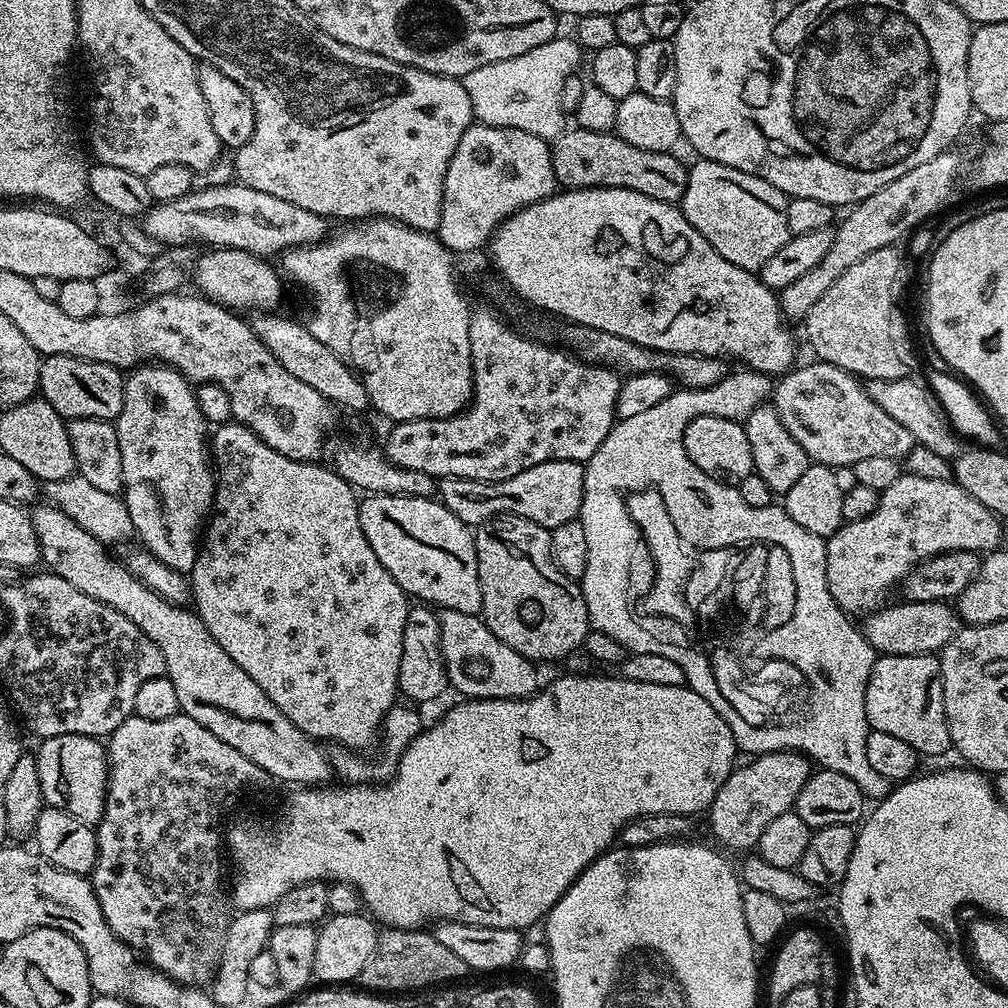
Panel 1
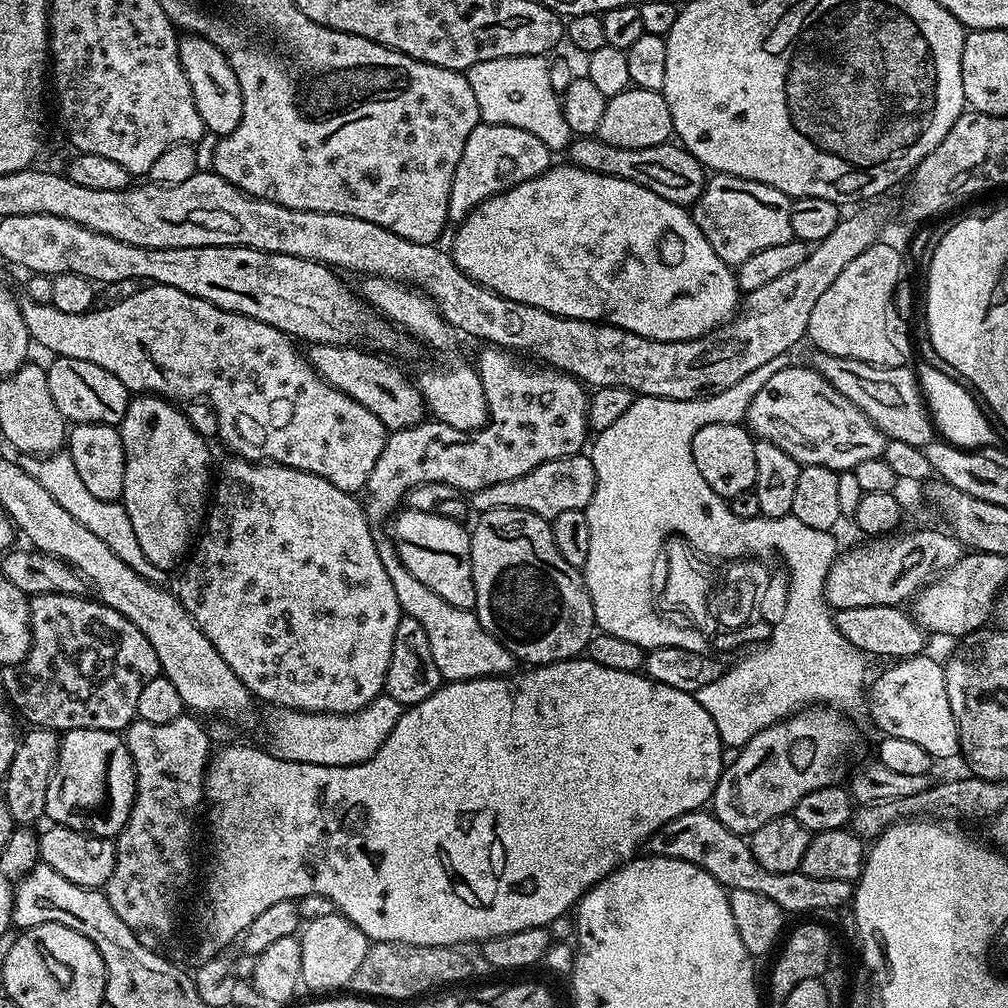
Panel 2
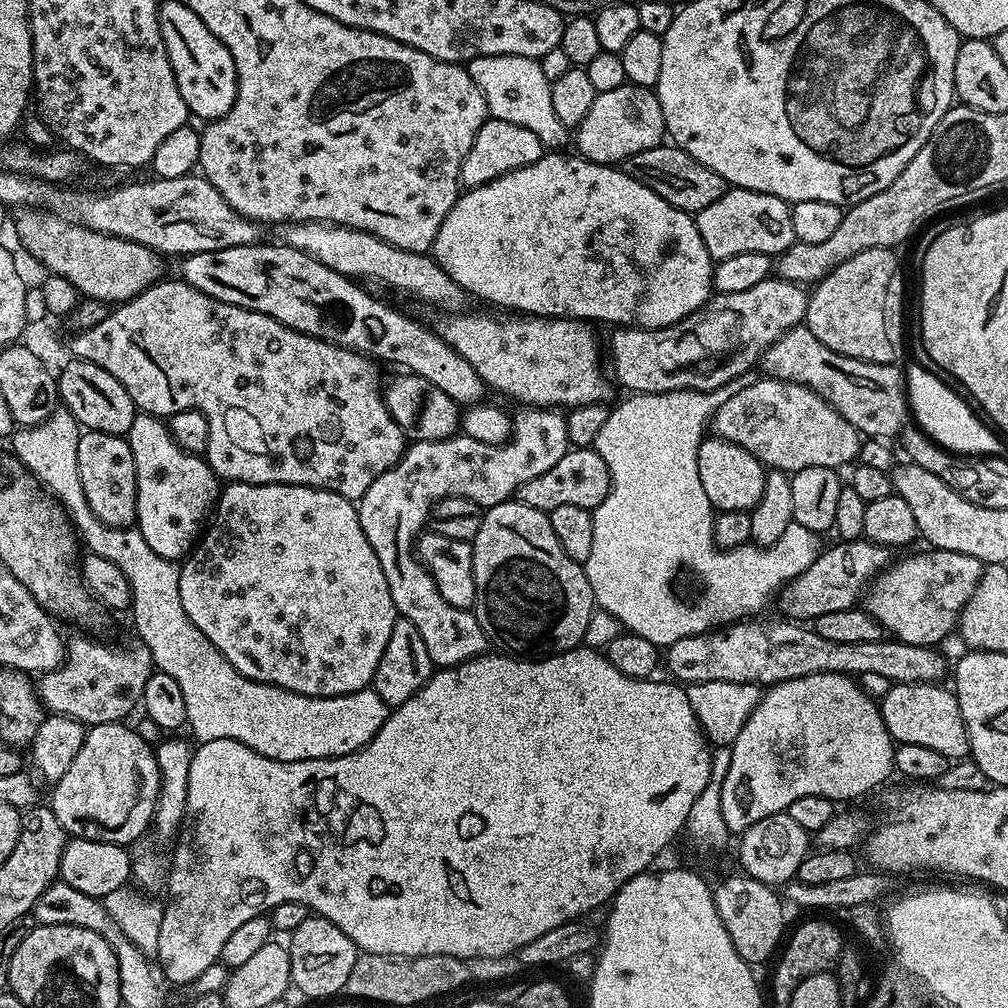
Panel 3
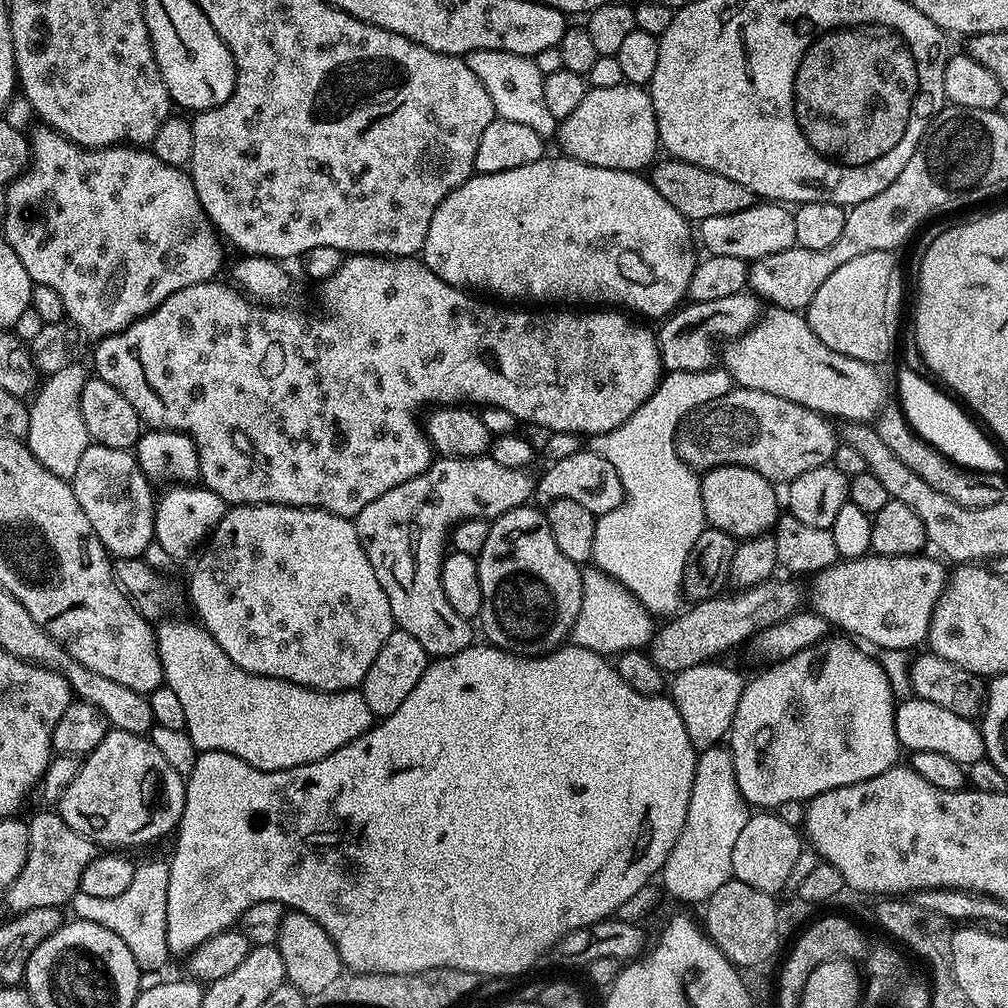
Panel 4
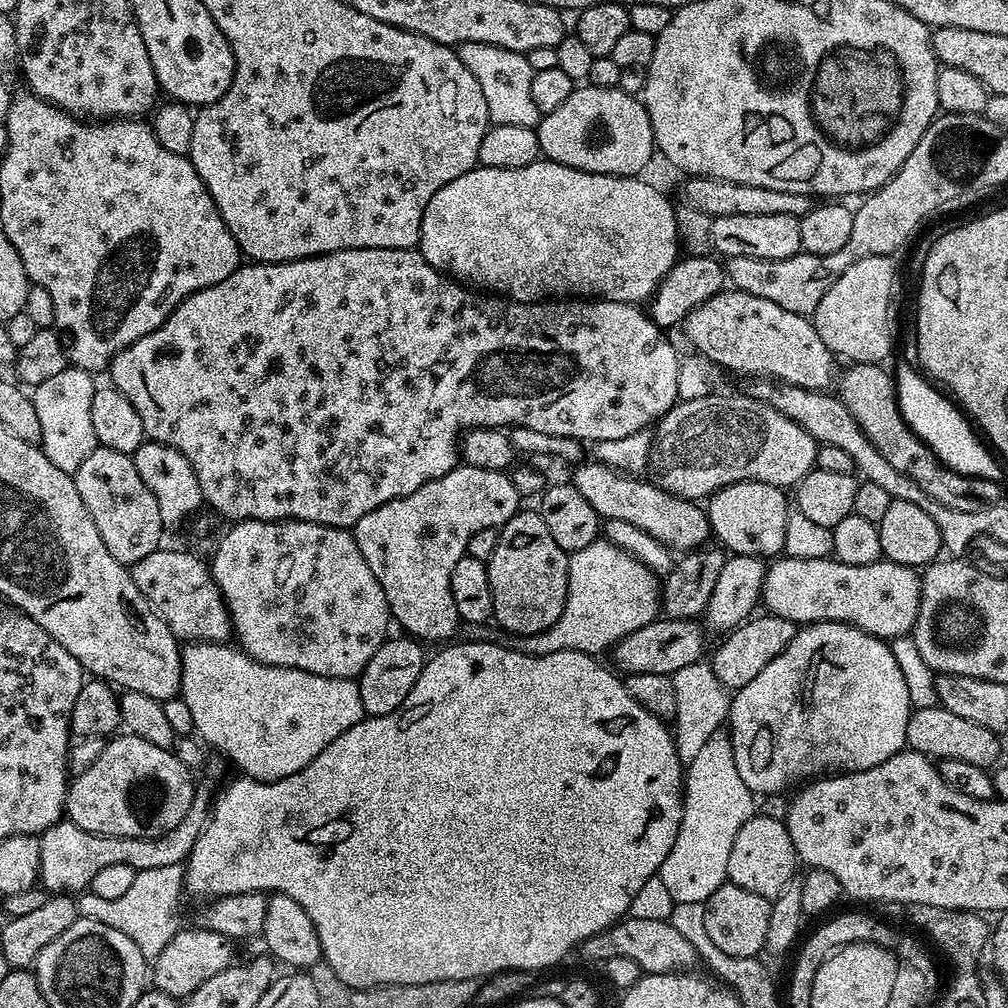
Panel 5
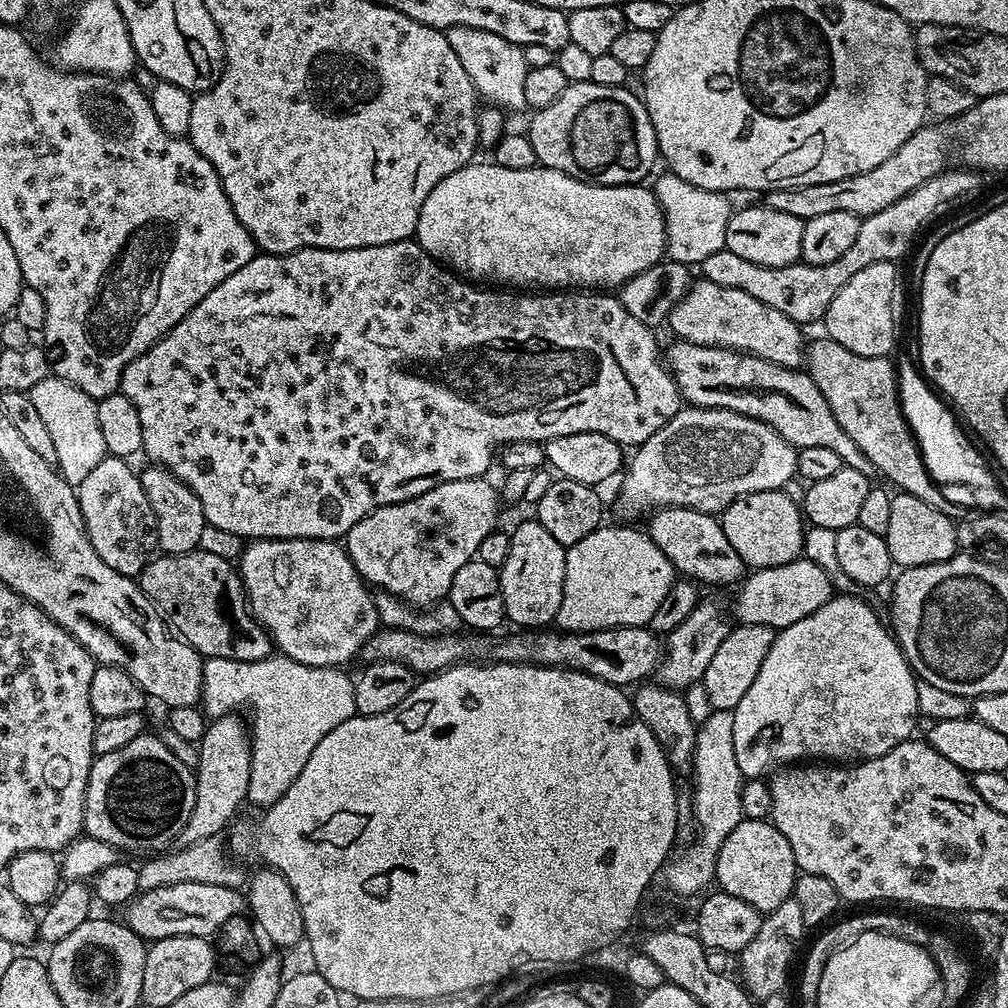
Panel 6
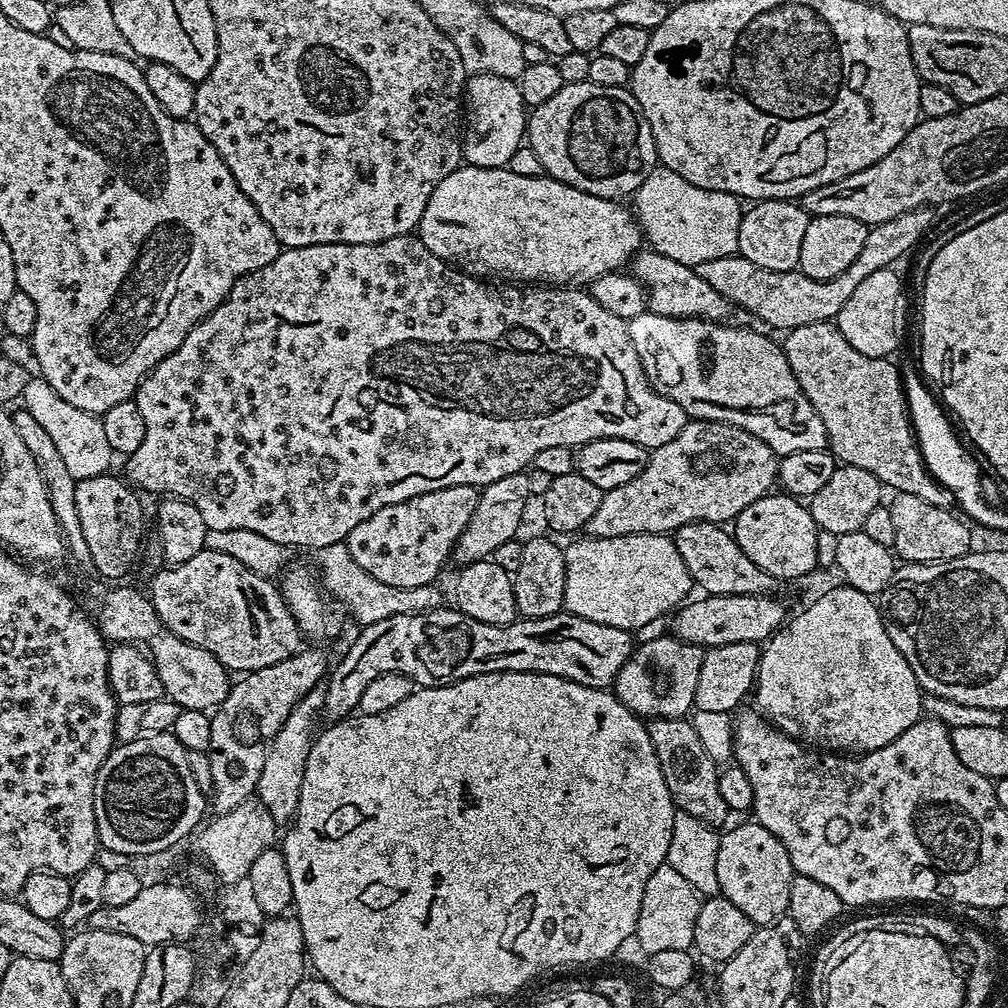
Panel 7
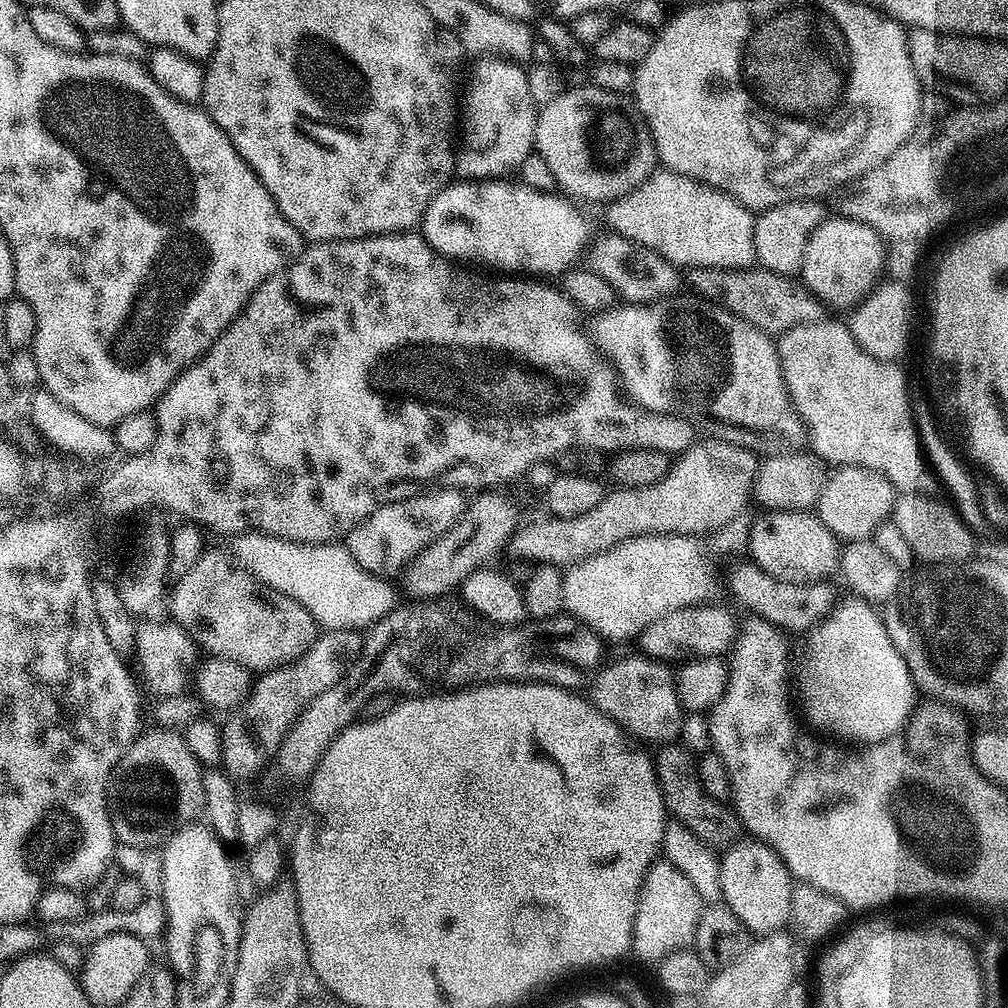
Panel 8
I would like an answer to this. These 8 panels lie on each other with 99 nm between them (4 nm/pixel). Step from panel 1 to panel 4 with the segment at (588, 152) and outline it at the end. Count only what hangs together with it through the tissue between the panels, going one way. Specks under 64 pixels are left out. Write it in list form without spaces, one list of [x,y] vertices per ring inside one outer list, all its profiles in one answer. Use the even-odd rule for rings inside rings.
[[[657,159],[651,165],[650,179],[654,190],[658,190],[658,194],[662,194],[662,198],[666,198],[666,202],[689,222],[718,218],[718,214],[738,214],[738,210],[746,210],[758,200],[749,188],[742,186],[742,182],[722,178],[722,174],[714,174],[714,170],[694,166],[685,160]]]

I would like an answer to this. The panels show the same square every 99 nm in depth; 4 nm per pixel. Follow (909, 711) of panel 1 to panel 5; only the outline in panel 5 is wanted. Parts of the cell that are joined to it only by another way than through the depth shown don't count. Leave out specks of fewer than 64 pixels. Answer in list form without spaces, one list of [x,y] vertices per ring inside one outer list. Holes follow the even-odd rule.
[[[939,706],[917,707],[913,711],[912,717],[905,723],[904,738],[911,751],[920,752],[923,756],[936,762],[957,760],[991,769],[997,763],[995,760],[1000,756],[1001,737],[997,733],[986,730],[986,726],[978,726],[978,722],[958,718],[958,714],[950,714],[950,710]]]

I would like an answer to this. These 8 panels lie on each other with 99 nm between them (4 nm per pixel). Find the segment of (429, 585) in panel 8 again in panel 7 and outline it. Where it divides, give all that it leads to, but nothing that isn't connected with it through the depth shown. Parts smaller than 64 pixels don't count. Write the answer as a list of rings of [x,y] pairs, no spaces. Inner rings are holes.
[[[528,472],[506,474],[506,478],[498,478],[498,482],[490,482],[479,489],[478,506],[474,506],[474,514],[462,530],[458,542],[452,548],[451,559],[457,560],[457,565],[473,564],[479,560],[495,557],[496,551],[503,544],[508,544],[516,536],[520,523],[524,520],[524,507],[532,496]]]

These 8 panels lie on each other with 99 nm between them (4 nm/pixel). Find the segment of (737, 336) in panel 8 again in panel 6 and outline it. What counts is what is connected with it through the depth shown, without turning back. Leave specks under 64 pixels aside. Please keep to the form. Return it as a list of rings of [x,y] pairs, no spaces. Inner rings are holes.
[[[676,340],[666,348],[666,363],[676,379],[681,397],[691,407],[729,408],[738,414],[746,414],[766,422],[797,450],[826,446],[842,458],[845,468],[859,470],[869,478],[877,475],[870,458],[866,458],[866,454],[862,454],[862,450],[858,450],[851,440],[850,434],[838,426],[838,418],[834,418],[826,398],[822,398],[822,390],[814,386],[814,378],[810,378],[807,371],[778,366],[748,352],[698,346],[685,340]]]

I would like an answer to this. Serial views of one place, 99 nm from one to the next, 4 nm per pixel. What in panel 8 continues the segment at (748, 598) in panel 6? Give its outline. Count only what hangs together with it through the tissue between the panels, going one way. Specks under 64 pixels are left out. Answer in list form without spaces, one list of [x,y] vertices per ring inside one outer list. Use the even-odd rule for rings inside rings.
[[[716,602],[695,604],[682,610],[674,610],[646,626],[640,632],[639,651],[652,660],[665,662],[687,662],[701,660],[707,656],[723,657],[736,640],[738,620],[735,620],[724,608],[719,608]]]

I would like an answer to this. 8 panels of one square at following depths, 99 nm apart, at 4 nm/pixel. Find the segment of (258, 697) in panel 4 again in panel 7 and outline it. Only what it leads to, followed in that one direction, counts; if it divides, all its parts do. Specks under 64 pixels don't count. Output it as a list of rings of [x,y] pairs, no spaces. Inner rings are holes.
[[[313,690],[309,692],[308,695],[296,705],[294,711],[288,715],[286,722],[282,726],[282,730],[278,730],[274,742],[268,748],[266,766],[262,766],[262,778],[258,778],[258,786],[256,787],[255,795],[260,798],[262,804],[266,806],[266,809],[273,815],[277,825],[287,825],[289,821],[295,817],[298,806],[300,805],[302,778],[306,774],[306,758],[308,757],[308,749],[311,748],[314,739],[314,731],[312,732],[312,727],[316,724],[316,715],[318,717],[321,715],[323,706],[323,691]]]

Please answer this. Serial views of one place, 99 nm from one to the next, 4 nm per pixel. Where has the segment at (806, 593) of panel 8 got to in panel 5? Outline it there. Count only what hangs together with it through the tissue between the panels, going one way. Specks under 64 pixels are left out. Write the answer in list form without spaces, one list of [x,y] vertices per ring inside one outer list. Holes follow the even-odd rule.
[[[580,462],[570,476],[570,483],[594,506],[601,521],[617,520],[626,522],[650,534],[661,544],[677,553],[683,554],[699,548],[709,539],[710,529],[708,526],[707,511],[699,503],[684,500],[675,496],[673,492],[666,492],[655,483],[647,484],[632,474],[625,474],[617,469],[610,468],[599,462]]]

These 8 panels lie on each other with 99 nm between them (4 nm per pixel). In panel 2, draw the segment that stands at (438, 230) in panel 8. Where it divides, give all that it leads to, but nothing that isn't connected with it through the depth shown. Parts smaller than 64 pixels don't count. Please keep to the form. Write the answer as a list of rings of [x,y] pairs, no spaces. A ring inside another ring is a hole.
[[[553,163],[541,176],[535,176],[502,194],[491,196],[486,202],[479,204],[465,220],[459,221],[457,228],[460,229],[452,240],[450,251],[456,265],[468,277],[502,294],[502,298],[526,302],[526,306],[538,306],[538,310],[546,310],[550,314],[566,318],[598,320],[601,324],[613,324],[622,330],[630,330],[630,334],[642,334],[642,338],[654,338],[658,342],[693,340],[713,332],[736,315],[742,299],[740,287],[736,284],[736,272],[725,260],[718,258],[718,254],[714,254],[710,242],[706,242],[702,230],[698,230],[698,226],[692,221],[692,213],[687,207],[666,202],[666,198],[658,198],[654,190],[646,190],[646,186],[638,186],[638,182],[630,182],[617,176],[594,174],[577,164],[563,163]]]

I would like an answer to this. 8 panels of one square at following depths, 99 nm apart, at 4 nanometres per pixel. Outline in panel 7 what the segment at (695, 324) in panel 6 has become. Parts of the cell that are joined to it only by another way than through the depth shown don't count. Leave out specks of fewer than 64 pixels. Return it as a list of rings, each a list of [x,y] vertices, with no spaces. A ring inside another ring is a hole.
[[[641,250],[630,261],[630,275],[643,284],[648,293],[647,311],[670,318],[702,318],[721,322],[729,319],[728,300],[722,298],[714,286],[698,278],[693,265],[674,262],[674,258],[666,258],[651,250]]]

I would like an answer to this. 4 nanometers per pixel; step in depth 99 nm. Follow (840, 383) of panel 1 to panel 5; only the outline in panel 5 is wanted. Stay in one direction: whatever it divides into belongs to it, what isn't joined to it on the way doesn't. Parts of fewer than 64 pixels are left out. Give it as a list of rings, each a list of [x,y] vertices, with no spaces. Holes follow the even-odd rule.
[[[709,394],[693,400],[680,400],[669,410],[654,428],[654,468],[660,475],[659,487],[673,492],[684,500],[703,501],[718,490],[734,482],[766,482],[775,488],[791,489],[801,478],[816,467],[816,439],[798,422],[786,418],[766,400],[755,400],[752,396],[716,396]]]

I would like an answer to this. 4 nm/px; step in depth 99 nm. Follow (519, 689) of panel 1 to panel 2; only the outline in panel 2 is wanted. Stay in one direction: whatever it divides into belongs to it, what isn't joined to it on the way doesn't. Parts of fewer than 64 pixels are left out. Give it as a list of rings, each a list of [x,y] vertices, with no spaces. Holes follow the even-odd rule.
[[[387,535],[376,536],[378,558],[382,558],[382,566],[386,566],[386,574],[390,574],[390,582],[394,585],[394,594],[398,598],[398,606],[403,615],[415,618],[426,630],[426,639],[430,641],[430,655],[434,658],[434,666],[438,666],[441,681],[473,680],[487,676],[506,676],[517,667],[518,661],[506,646],[498,642],[482,626],[475,611],[458,606],[450,606],[446,598],[438,598],[430,586],[425,586],[402,566],[396,545]]]

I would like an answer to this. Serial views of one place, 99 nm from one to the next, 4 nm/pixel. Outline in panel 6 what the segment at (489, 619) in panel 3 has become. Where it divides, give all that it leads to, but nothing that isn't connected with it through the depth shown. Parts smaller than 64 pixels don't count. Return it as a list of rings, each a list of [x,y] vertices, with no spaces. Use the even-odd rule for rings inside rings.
[[[529,518],[517,526],[498,571],[507,623],[516,624],[512,626],[520,630],[547,629],[556,619],[558,606],[562,606],[566,578],[565,545],[559,544],[539,520]]]

